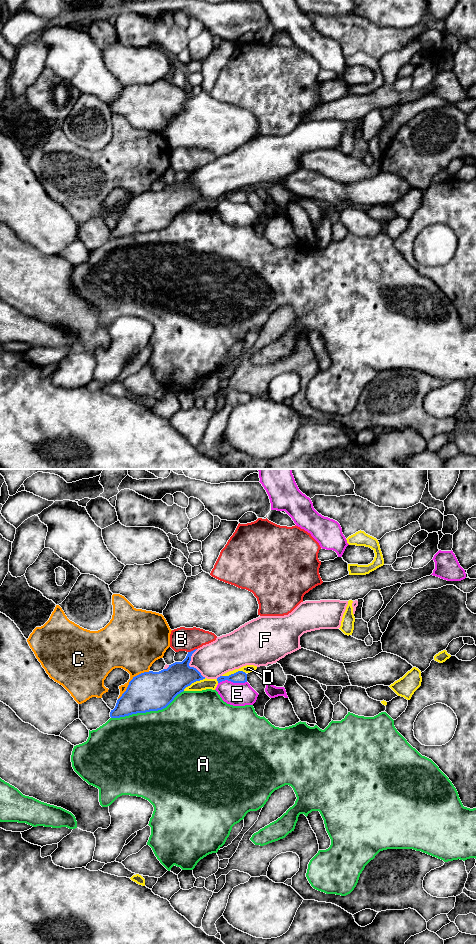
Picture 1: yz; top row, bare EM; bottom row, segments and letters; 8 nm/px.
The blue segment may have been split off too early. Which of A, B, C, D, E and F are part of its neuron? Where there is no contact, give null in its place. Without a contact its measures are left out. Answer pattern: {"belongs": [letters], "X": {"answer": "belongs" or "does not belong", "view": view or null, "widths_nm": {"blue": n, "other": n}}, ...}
{"belongs": [], "A": {"answer": "does not belong", "view": "yz", "widths_nm": {"blue": 320, "other": 480}}, "B": {"answer": "does not belong", "view": "yz", "widths_nm": {"blue": 220, "other": 190}}, "C": {"answer": "does not belong", "view": "yz", "widths_nm": {"blue": 320, "other": 340}}, "D": {"answer": "does not belong", "view": "yz", "widths_nm": {"blue": 100, "other": 60}}, "E": {"answer": "does not belong", "view": "yz", "widths_nm": {"blue": 100, "other": 190}}, "F": {"answer": "does not belong", "view": "yz", "widths_nm": {"blue": 240, "other": 280}}}

